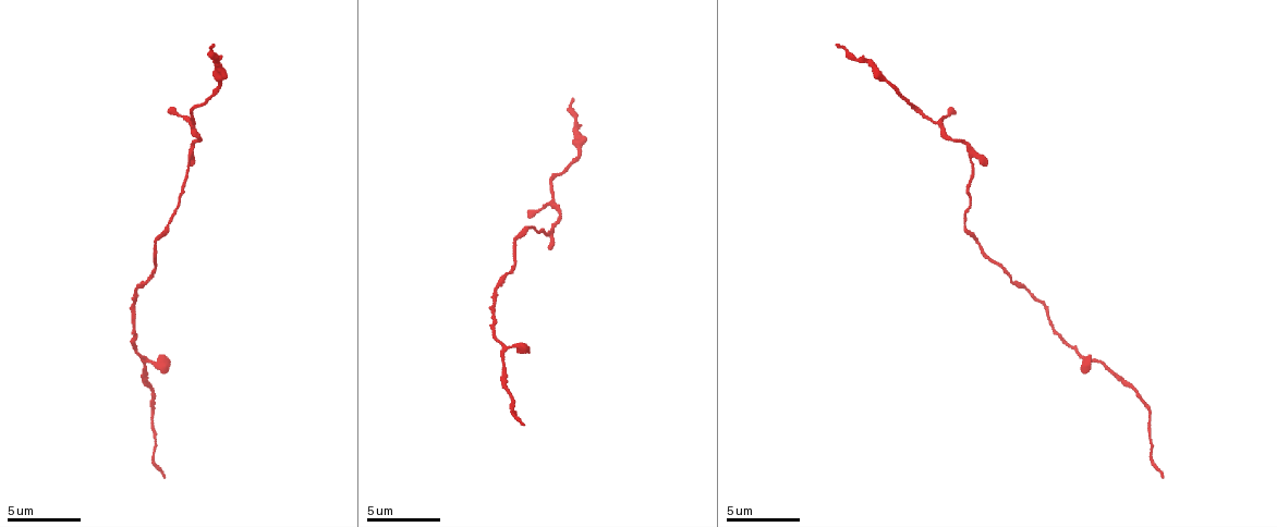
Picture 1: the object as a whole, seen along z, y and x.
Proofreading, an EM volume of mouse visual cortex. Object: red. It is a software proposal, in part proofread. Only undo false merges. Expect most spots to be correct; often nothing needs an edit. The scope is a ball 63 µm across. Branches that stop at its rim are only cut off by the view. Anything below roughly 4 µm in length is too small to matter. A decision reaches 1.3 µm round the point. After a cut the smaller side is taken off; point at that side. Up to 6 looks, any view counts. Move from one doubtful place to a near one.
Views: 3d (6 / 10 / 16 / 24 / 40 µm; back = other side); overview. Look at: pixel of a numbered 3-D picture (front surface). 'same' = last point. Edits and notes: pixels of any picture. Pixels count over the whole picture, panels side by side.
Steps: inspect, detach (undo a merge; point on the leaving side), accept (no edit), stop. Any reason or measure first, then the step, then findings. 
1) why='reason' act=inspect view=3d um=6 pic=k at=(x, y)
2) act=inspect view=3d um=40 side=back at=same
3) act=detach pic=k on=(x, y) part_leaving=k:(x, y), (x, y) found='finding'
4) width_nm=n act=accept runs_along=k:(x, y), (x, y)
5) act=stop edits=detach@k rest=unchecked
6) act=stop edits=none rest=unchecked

why='calibre changes' act=inspect view=3d um=10 pic=1 at=(532, 227)

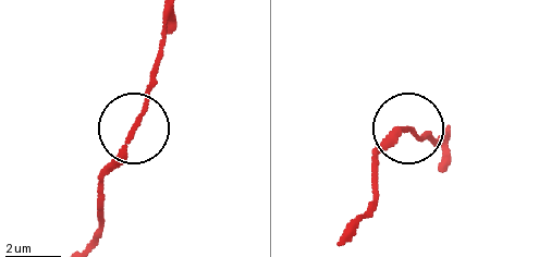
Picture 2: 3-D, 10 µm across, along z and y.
act=accept runs_along=2:(374, 167), (376, 153), (402, 126), (437, 141) found='all the same neuron'

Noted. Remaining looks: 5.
why='side arm on a straight run' act=inspect view=3d um=16 pic=1 at=(550, 192)

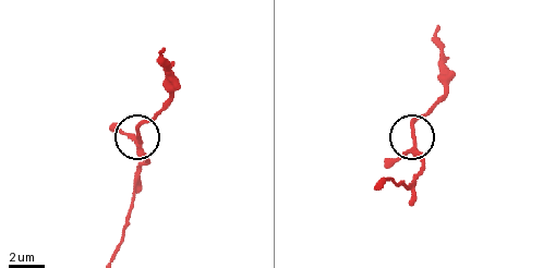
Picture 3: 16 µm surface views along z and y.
act=accept runs_along=3:(112, 255), (146, 163), (139, 128), (163, 108) found='all the same neuron'

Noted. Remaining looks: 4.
act=inspect view=3d um=10 pic=1 at=(504, 363)

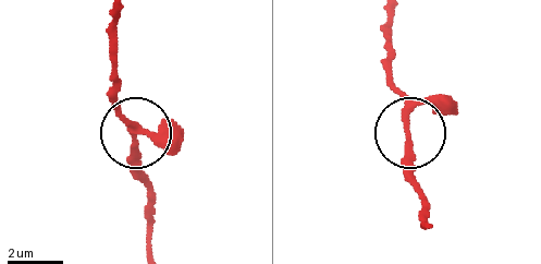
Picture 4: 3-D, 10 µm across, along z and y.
act=accept found='one neuron here'

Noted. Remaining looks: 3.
act=stop edits=none rest=unchecked

